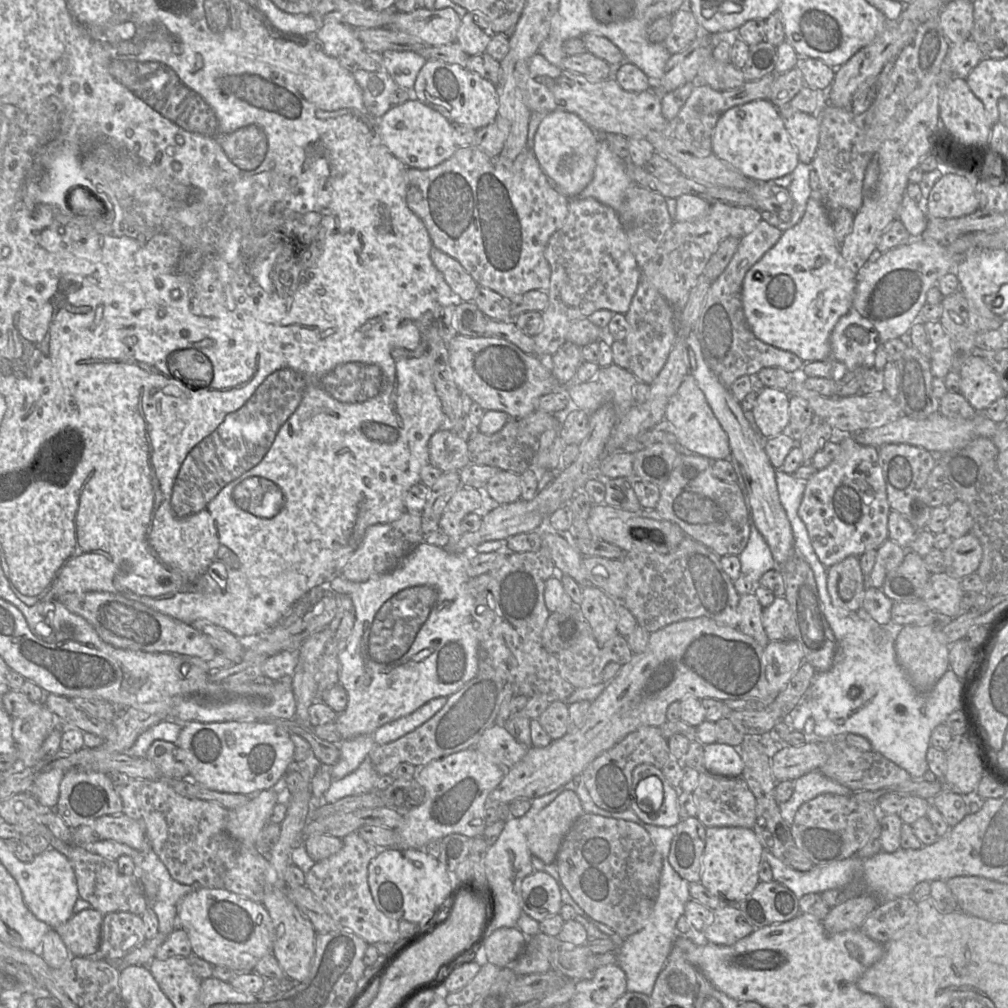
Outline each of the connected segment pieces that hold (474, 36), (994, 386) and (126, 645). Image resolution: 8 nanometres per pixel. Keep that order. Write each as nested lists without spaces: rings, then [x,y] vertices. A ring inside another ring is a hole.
[[[479,11],[468,12],[461,19],[456,42],[469,56],[485,53],[494,36],[488,17]]]
[[[970,356],[959,371],[960,394],[976,412],[983,412],[1005,392],[994,369],[980,356]]]
[[[72,592],[58,598],[69,611],[87,620],[106,643],[120,649],[172,653],[204,661],[218,653],[208,638],[192,625],[162,614],[140,602],[110,592]]]

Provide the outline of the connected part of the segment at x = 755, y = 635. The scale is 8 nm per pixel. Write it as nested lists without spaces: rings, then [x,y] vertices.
[[[755,594],[740,595],[738,629],[765,648],[770,640],[762,624],[762,611],[763,607]]]

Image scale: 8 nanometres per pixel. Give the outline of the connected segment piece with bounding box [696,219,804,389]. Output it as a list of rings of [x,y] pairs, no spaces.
[[[762,219],[752,232],[740,239],[730,263],[712,282],[698,319],[696,335],[704,359],[728,389],[739,377],[756,375],[763,368],[782,368],[790,374],[798,374],[804,365],[794,353],[759,340],[751,330],[743,308],[742,286],[746,273],[778,242],[782,233],[780,229]]]

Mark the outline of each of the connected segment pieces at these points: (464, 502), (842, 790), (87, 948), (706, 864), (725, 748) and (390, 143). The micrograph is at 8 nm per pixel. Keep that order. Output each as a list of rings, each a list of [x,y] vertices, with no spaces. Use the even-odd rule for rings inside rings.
[[[461,486],[445,507],[439,527],[449,536],[450,544],[456,543],[462,536],[462,519],[481,506],[481,496],[478,489]]]
[[[819,770],[811,771],[794,781],[792,796],[788,801],[779,804],[782,818],[787,825],[791,826],[796,812],[803,803],[826,793],[852,796],[854,792],[825,776]]]
[[[93,908],[75,913],[64,924],[52,927],[60,935],[72,957],[99,955],[103,915]]]
[[[708,827],[702,856],[702,885],[730,904],[743,901],[759,883],[764,848],[752,828]]]
[[[718,741],[704,745],[704,770],[726,777],[740,777],[743,769],[738,748]]]
[[[415,97],[392,106],[379,119],[382,143],[408,168],[430,169],[449,159],[458,149],[453,140],[454,124]]]

